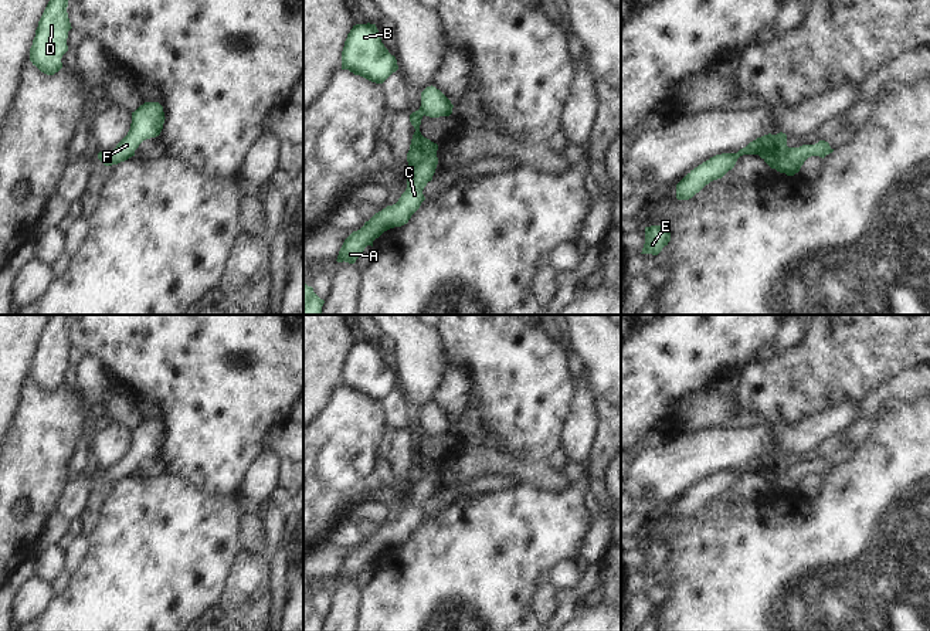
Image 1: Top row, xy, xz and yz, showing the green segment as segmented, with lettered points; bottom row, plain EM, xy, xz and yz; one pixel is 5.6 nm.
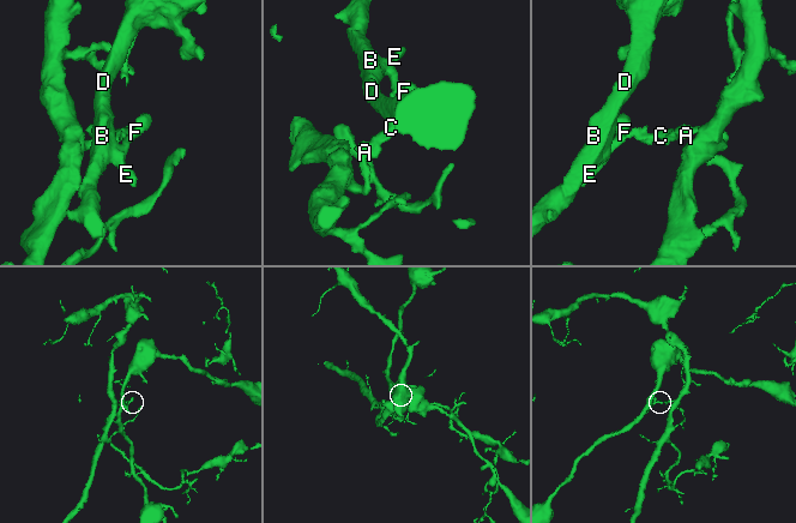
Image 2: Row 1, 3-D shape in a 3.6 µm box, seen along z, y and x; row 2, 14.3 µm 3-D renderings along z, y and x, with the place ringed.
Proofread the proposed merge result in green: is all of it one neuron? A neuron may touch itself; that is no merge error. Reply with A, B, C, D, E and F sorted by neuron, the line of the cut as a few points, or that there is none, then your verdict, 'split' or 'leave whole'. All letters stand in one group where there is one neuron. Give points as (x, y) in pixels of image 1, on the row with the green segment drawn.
A C / B D E F; cut in xz along (418, 109), (423, 115); split

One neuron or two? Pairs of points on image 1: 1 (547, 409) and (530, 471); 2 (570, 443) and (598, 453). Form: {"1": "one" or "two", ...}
{"1": "two", "2": "two"}

